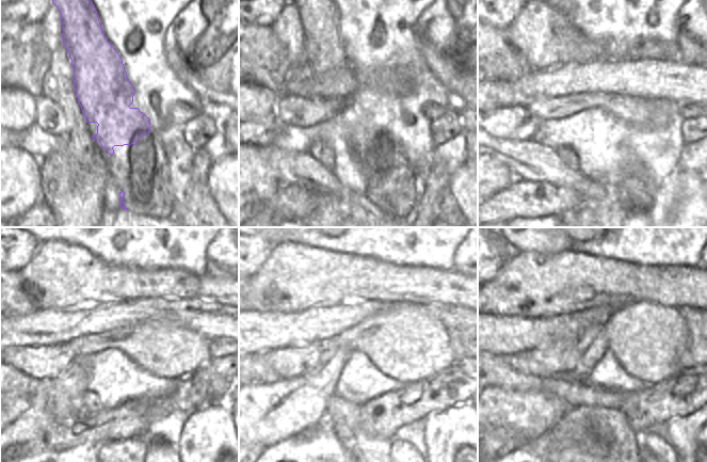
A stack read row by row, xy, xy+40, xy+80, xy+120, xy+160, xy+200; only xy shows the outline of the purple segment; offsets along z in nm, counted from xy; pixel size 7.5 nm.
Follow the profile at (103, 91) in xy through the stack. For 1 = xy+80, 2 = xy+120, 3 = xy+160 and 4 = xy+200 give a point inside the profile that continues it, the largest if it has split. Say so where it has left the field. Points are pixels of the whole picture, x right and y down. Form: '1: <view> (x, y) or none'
1: xy+80 (603, 130)
2: xy+120 (122, 370)
3: xy+160 (358, 369)
4: xy+200 (605, 373)

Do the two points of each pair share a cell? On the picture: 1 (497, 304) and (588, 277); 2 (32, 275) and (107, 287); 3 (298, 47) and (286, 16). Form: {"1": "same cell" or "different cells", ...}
{"1": "same cell", "2": "same cell", "3": "same cell"}

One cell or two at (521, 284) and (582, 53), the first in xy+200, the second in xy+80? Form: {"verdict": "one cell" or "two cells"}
{"verdict": "one cell"}

